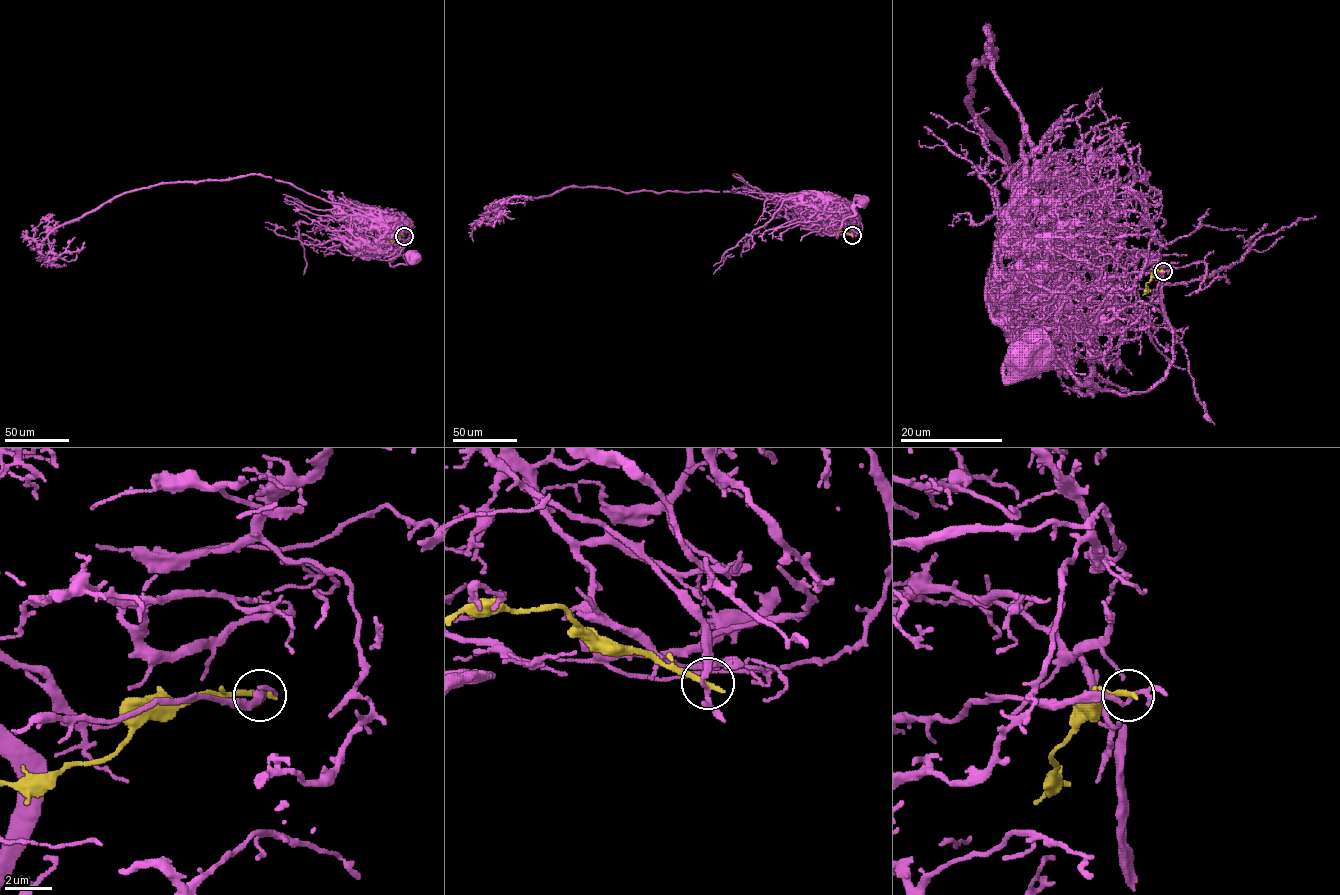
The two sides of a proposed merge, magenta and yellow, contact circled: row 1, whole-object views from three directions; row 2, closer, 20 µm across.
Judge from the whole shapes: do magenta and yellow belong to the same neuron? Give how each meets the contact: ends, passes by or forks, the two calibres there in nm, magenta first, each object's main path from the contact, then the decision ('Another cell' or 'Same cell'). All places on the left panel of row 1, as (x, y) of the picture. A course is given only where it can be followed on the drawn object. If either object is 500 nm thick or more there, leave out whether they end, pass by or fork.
At the ring magenta passes by. At the ring yellow ends. Thickness 180 nm (magenta) against 280 nm. Course of magenta: (404, 235), (385, 237), (379, 224), (386, 231), (380, 245), (376, 231), (390, 240), (392, 266), (415, 257). Course of yellow: (404, 235), (389, 240). Another cell

